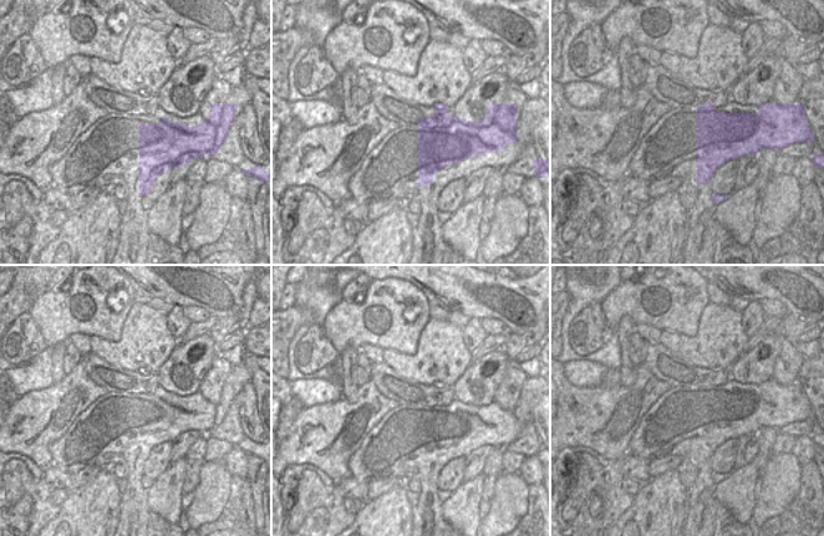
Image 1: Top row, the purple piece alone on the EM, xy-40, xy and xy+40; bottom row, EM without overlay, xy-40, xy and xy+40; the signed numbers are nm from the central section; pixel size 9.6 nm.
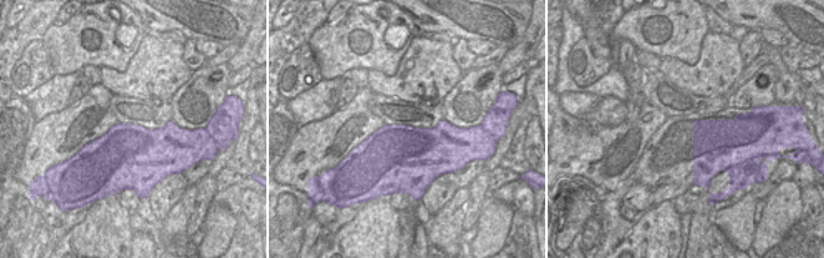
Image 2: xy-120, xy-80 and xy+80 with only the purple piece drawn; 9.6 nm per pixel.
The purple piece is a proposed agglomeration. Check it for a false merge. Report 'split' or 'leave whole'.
split

